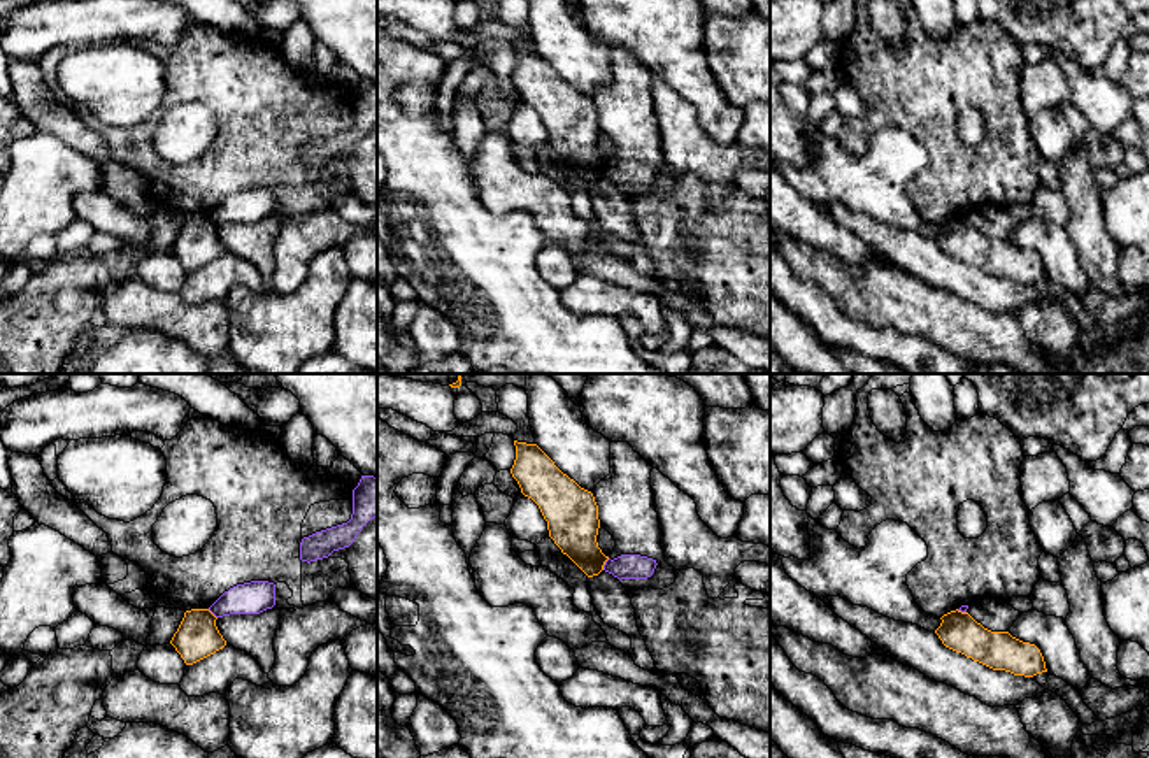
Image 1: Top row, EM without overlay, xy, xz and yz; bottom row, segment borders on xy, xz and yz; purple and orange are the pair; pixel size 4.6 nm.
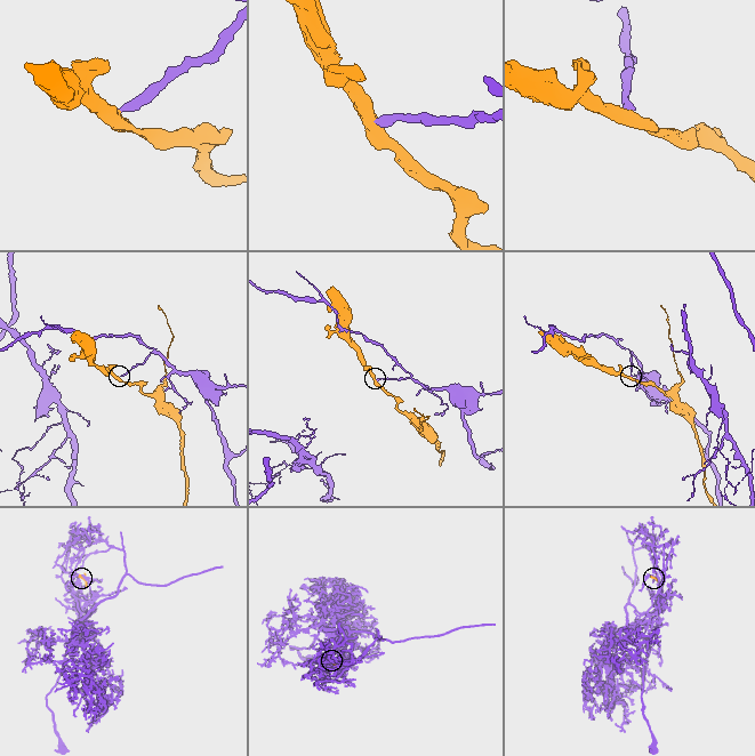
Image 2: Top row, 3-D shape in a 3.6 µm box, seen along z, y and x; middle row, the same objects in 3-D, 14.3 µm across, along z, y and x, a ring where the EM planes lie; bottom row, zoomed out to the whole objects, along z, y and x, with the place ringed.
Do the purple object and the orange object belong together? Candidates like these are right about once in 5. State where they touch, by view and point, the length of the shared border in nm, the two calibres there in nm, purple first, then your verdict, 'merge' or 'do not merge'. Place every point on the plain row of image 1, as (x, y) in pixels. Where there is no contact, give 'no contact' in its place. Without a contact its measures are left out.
xz (606, 171) | 70 nm | 110/240 nm | do not merge

